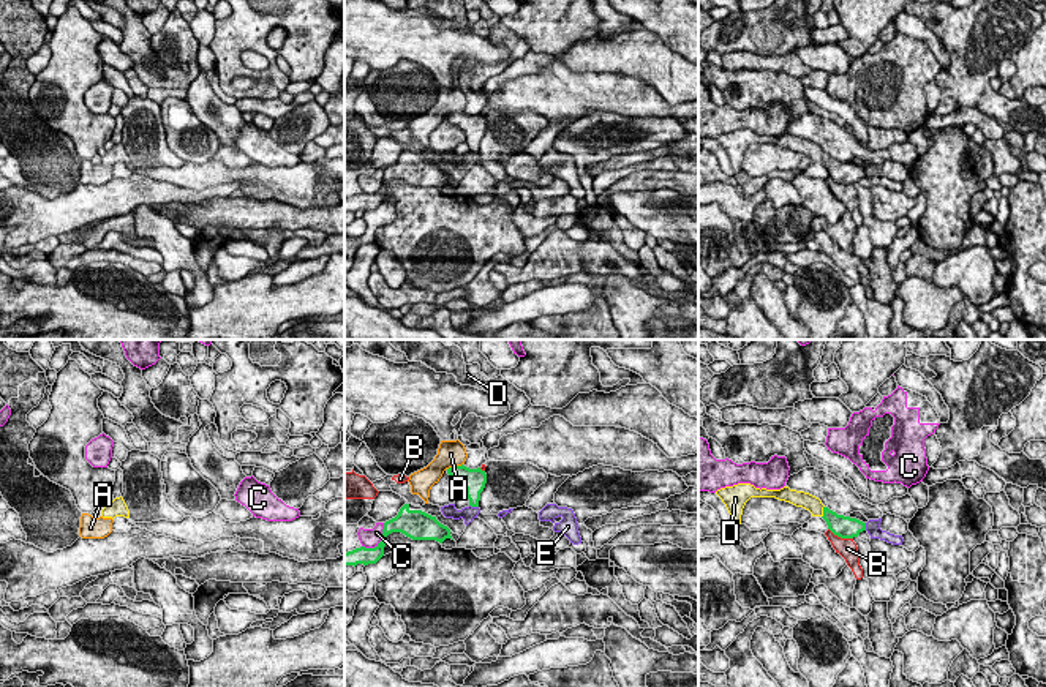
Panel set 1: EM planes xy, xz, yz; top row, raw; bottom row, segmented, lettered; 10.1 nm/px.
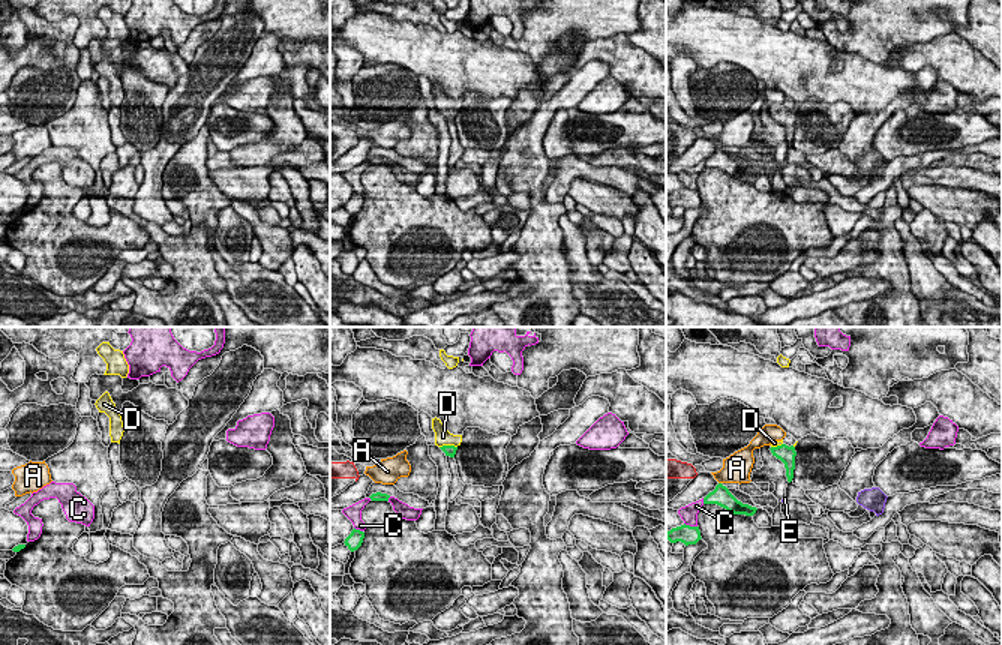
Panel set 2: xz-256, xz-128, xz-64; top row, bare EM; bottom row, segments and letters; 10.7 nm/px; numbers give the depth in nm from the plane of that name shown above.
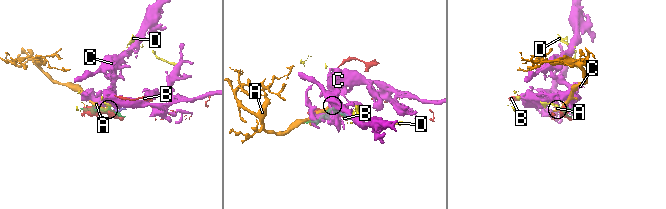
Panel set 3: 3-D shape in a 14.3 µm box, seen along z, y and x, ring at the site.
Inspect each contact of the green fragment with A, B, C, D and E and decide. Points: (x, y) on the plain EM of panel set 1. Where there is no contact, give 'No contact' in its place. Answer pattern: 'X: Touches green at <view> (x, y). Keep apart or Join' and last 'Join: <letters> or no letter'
A: Touches green at xz (454, 112). Keep apart
B: Touches green at yz (841, 183). Keep apart
C: Touches green at xz (372, 195). Keep apart
D: Touches green at yz (824, 158). Join
E: Touches green at xz (474, 152). Keep apart
Join: D

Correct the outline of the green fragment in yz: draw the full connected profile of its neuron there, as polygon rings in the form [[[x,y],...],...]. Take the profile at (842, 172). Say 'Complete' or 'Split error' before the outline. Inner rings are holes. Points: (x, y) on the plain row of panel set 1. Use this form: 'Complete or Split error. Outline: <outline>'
Split error. Outline: [[[738,130],[721,134],[716,137],[716,141],[725,150],[735,172],[741,171],[743,155],[751,144],[776,144],[809,156],[812,163],[822,163],[826,167],[828,175],[841,185],[853,185],[866,177],[866,169],[856,164],[837,161],[825,153],[818,144],[804,137],[790,136],[788,133],[781,136],[760,136],[751,130]]]

